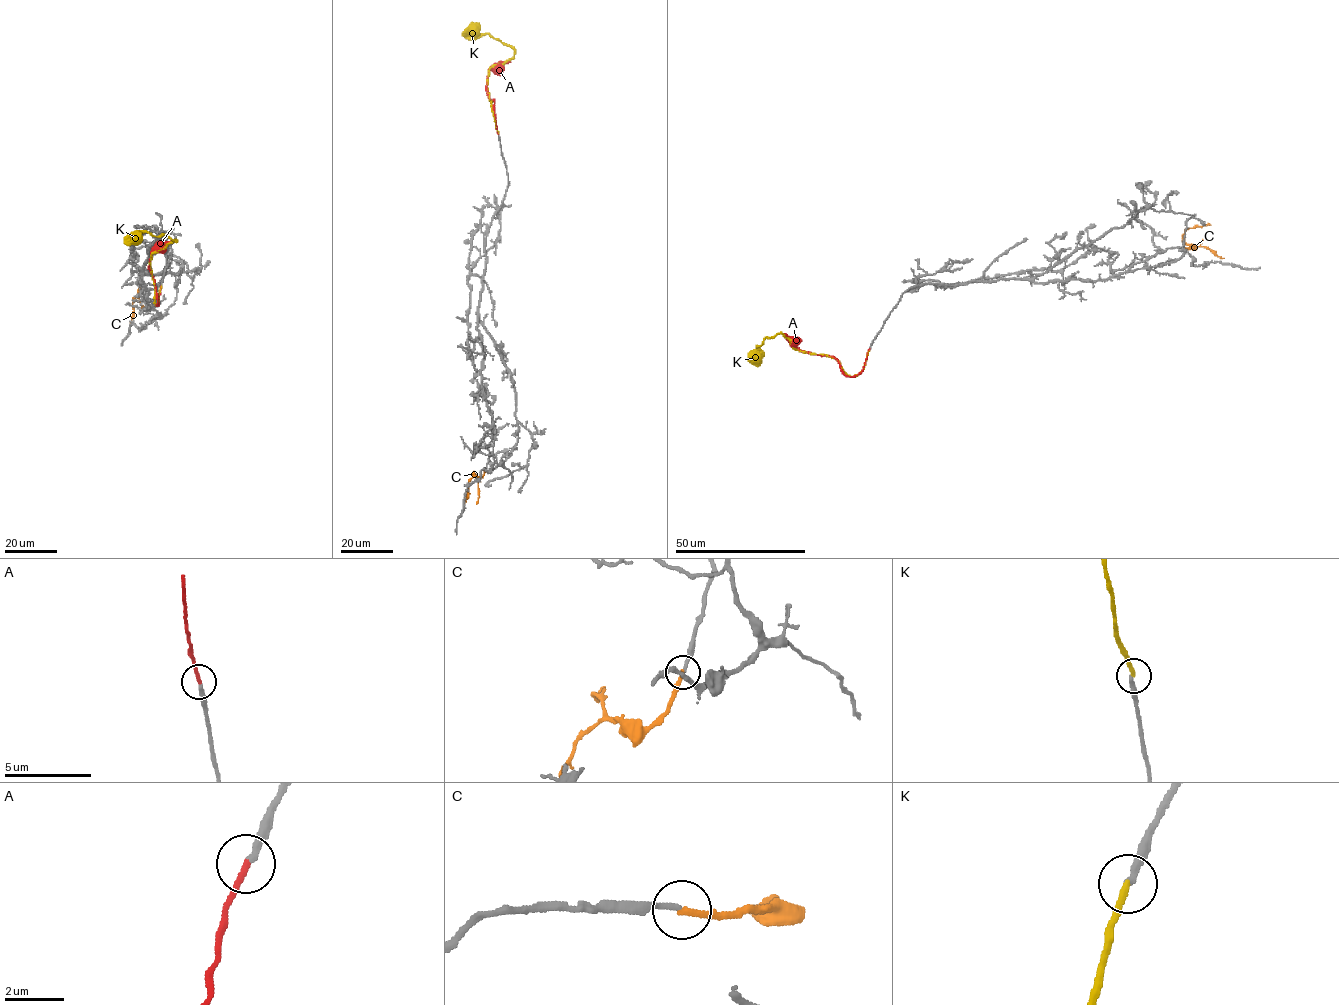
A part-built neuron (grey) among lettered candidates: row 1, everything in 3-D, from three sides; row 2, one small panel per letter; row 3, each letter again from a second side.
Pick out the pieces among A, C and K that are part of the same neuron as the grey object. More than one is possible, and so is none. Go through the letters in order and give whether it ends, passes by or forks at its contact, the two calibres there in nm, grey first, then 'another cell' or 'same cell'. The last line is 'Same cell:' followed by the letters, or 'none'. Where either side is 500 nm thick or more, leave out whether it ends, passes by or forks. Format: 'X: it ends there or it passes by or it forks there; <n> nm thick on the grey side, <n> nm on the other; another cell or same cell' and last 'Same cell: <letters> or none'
A: it ends there; 240 nm thick on the grey side, 200 nm on the other; same cell
C: it ends there; 190 nm thick on the grey side, 200 nm on the other; same cell
K: it ends there; 240 nm thick on the grey side, 220 nm on the other; another cell
Same cell: A, C

